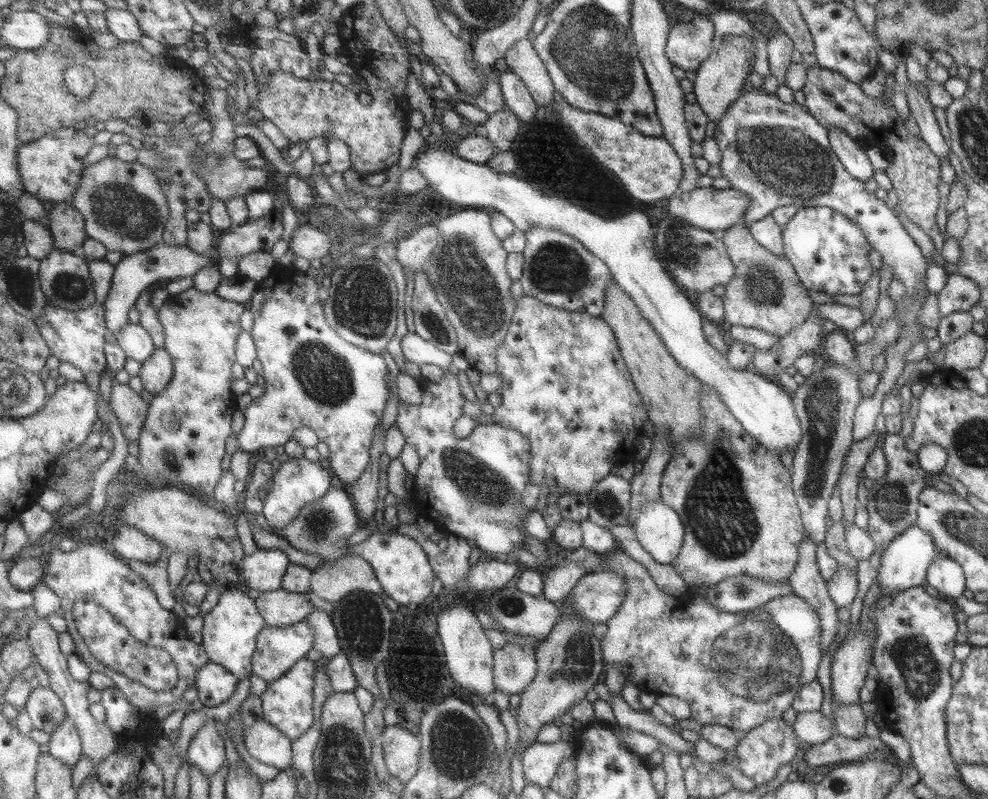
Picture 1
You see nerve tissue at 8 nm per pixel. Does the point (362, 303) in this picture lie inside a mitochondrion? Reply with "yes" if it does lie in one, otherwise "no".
yes

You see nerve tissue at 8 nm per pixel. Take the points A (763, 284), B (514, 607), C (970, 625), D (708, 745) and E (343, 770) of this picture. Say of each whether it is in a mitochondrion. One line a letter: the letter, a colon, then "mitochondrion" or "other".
A: mitochondrion
B: mitochondrion
C: other
D: other
E: mitochondrion

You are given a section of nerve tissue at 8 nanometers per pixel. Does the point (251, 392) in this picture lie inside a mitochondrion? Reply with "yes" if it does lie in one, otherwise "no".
no

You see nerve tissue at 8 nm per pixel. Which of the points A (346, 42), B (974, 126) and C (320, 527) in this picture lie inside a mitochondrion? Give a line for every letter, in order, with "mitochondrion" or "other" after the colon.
A: other
B: mitochondrion
C: mitochondrion

